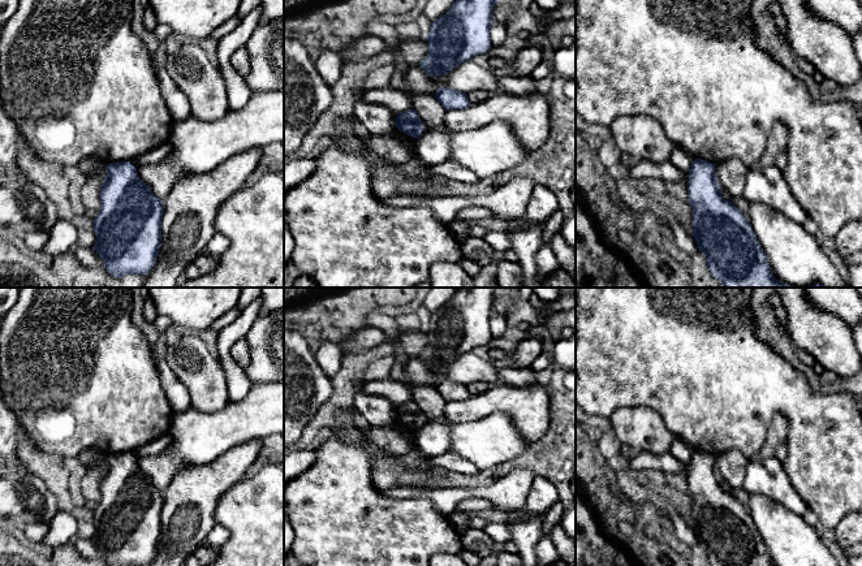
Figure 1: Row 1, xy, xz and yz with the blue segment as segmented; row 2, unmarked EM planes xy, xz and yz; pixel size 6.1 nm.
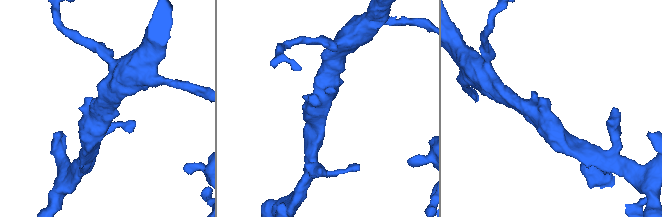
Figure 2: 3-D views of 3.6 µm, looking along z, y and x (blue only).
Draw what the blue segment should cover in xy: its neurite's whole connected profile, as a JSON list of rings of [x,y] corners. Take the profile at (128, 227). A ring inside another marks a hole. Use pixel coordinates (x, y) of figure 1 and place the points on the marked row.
[[[130,161],[105,165],[92,247],[113,277],[147,275],[161,245],[163,200],[138,177]]]

